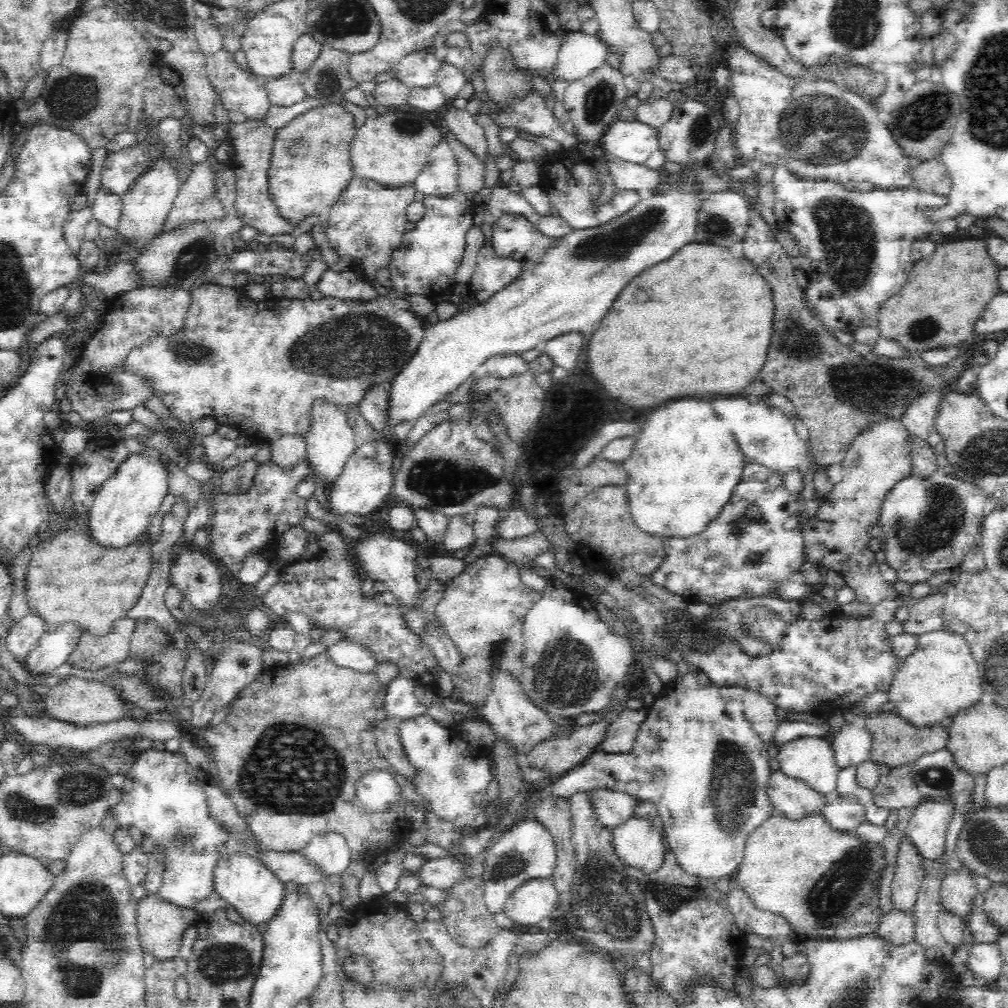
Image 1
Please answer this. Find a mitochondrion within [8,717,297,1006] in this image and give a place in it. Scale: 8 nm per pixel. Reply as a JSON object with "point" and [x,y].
{"point":[89,911]}

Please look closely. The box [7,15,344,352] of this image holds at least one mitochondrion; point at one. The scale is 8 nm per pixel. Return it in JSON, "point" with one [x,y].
{"point":[70,99]}

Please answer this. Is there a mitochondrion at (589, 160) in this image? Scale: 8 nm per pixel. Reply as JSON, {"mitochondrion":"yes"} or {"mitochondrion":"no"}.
{"mitochondrion":"no"}

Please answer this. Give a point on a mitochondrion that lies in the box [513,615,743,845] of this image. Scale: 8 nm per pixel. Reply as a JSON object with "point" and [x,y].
{"point":[563,675]}

